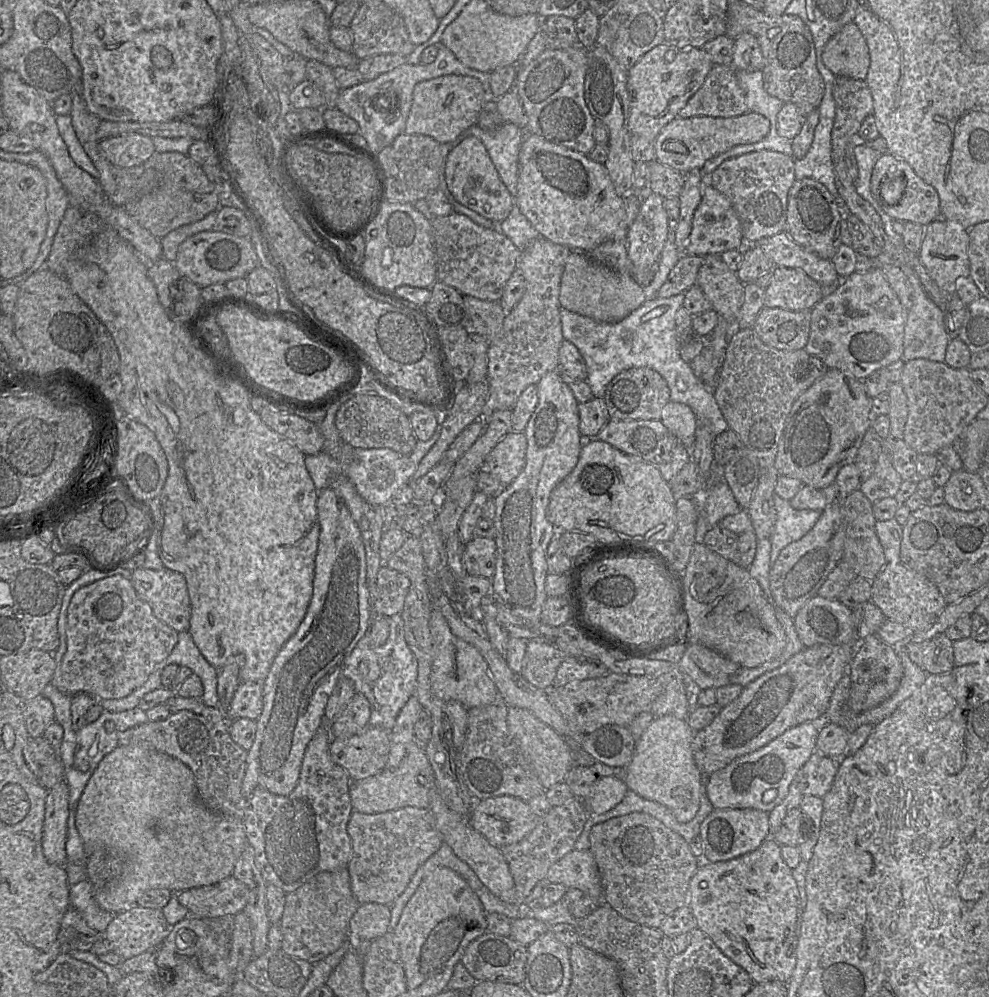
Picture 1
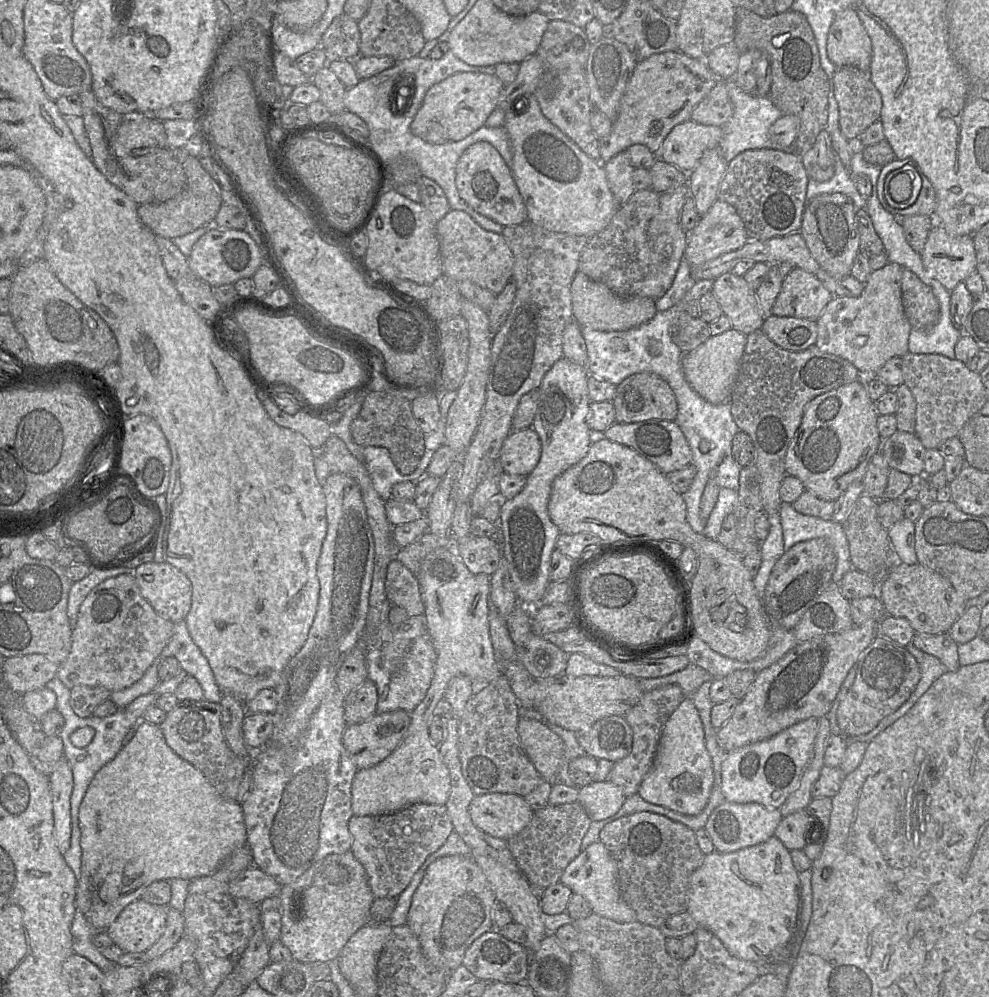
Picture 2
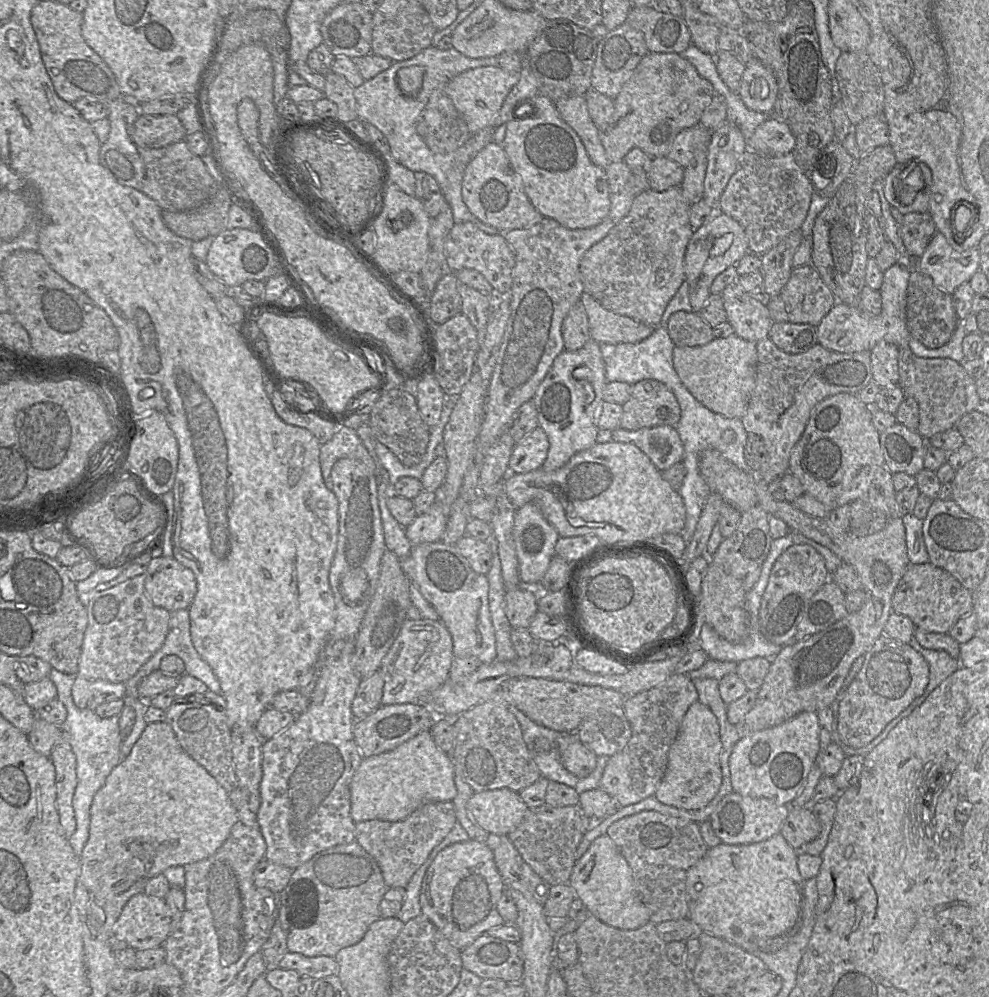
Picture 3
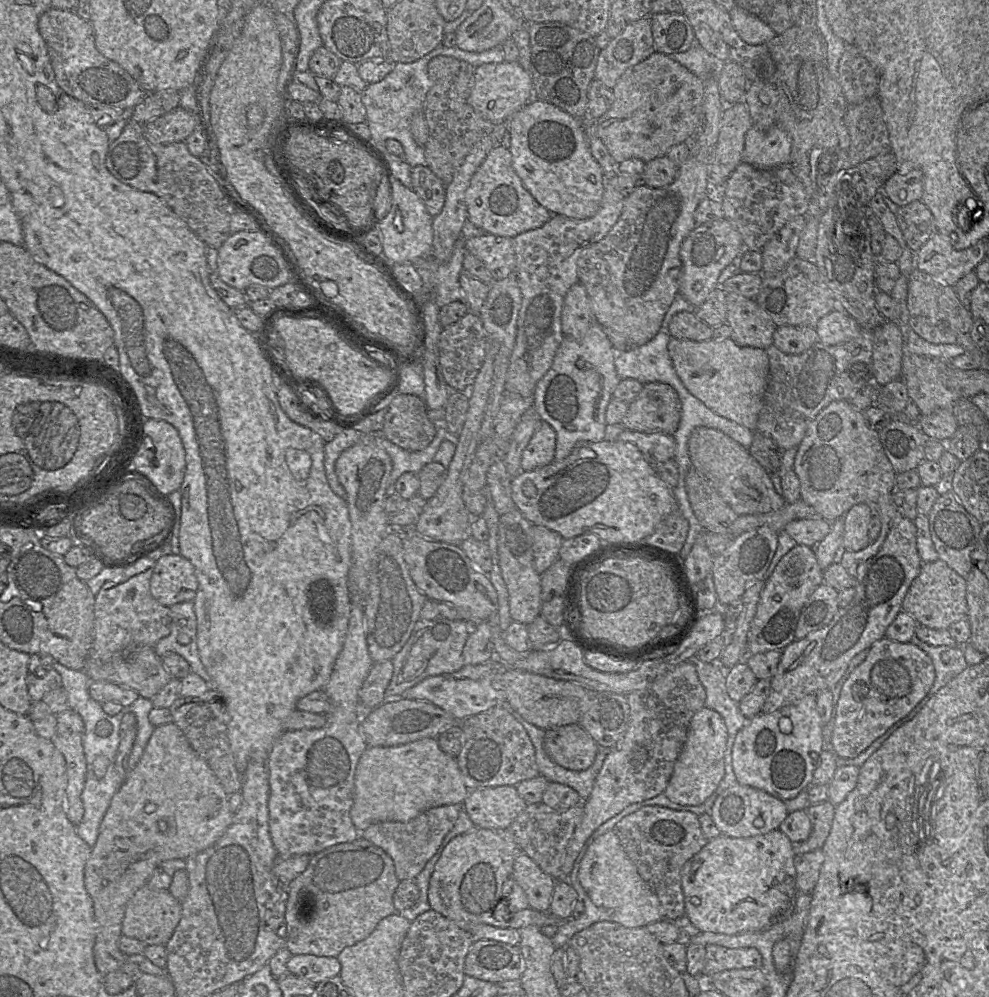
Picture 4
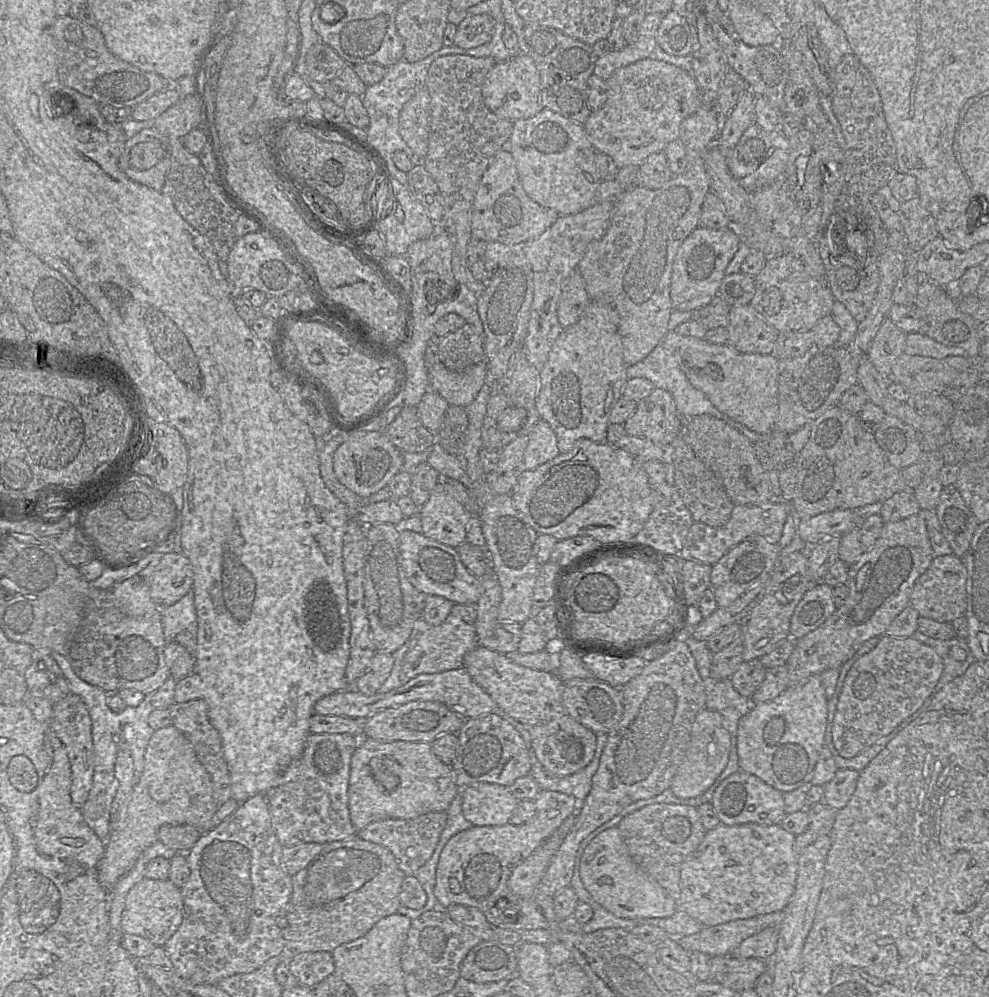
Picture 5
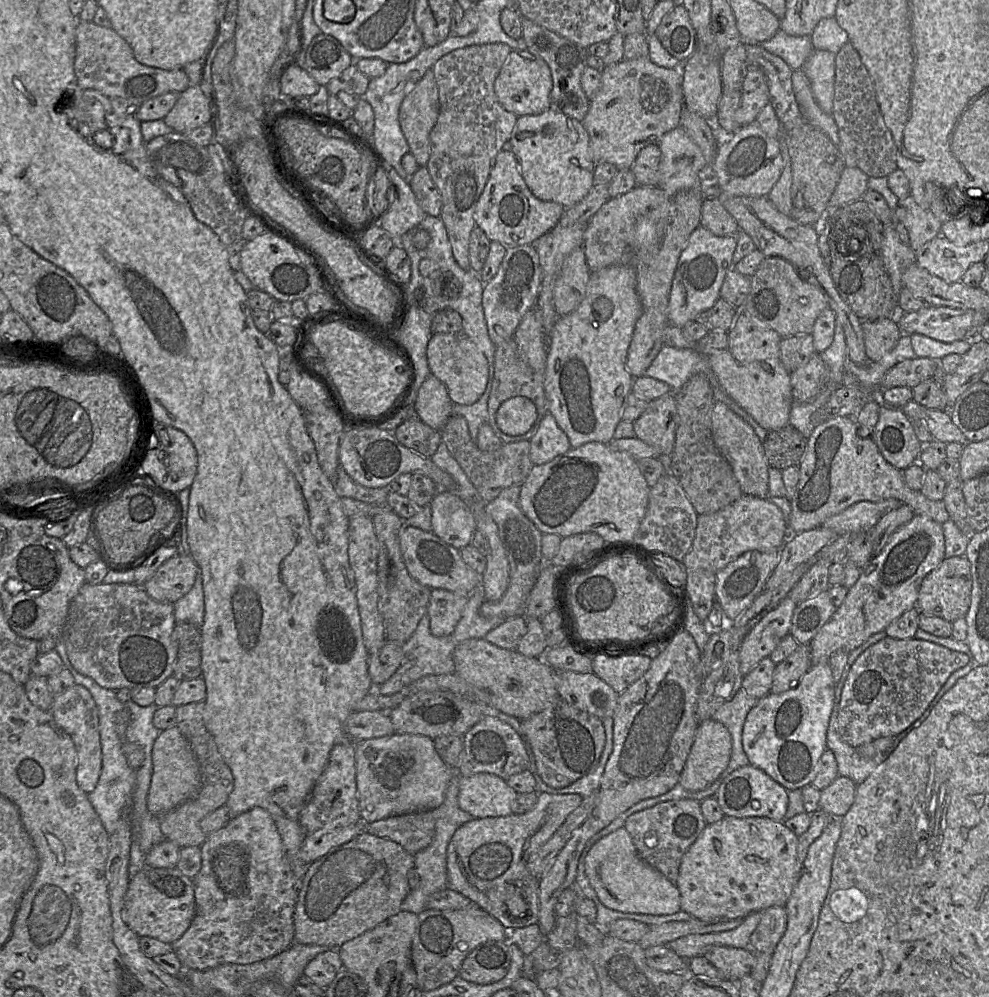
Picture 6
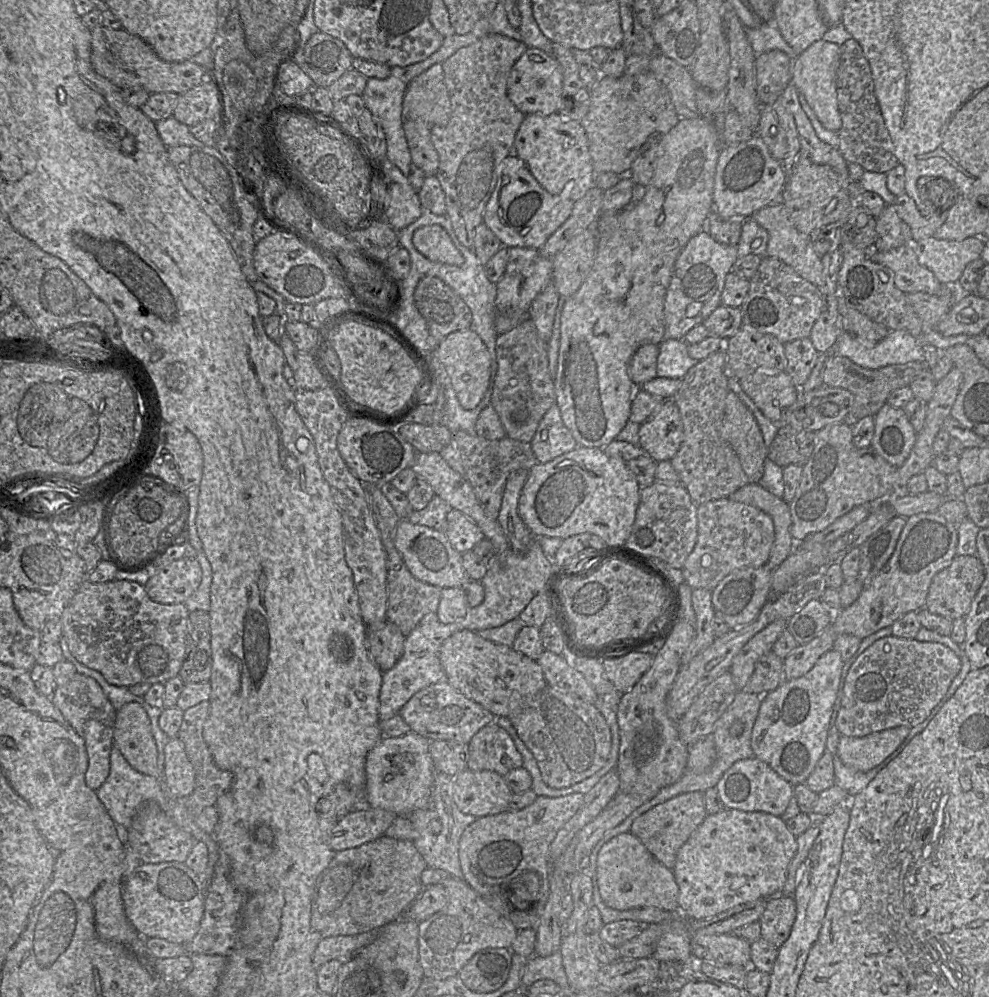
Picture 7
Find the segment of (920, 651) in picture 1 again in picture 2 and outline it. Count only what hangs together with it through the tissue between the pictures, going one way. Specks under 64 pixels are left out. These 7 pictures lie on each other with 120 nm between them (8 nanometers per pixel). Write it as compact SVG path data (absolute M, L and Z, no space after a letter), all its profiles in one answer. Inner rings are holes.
M949 633L937 635L915 634L912 644L919 650L935 656L947 668L947 671L956 671L960 668L958 644Z

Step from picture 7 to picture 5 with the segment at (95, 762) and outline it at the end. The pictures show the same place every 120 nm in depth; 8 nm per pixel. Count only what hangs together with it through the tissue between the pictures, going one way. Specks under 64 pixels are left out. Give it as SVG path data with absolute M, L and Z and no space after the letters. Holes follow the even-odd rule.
M69 693L63 700L53 704L50 725L68 754L71 768L71 800L77 807L82 807L91 789L94 774L91 718L83 700L78 695Z

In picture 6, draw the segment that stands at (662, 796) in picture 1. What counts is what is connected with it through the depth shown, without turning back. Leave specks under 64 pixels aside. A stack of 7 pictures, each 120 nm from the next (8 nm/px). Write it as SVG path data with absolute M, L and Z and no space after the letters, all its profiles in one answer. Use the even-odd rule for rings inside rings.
M712 718L700 722L679 784L692 792L708 788L727 768L731 753L728 729Z

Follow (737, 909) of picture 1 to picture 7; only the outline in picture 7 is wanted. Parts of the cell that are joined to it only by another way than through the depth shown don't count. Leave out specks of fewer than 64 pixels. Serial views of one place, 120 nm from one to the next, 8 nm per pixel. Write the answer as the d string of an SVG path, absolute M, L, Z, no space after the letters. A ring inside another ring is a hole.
M729 808L708 814L677 853L673 874L679 887L678 910L687 919L705 919L740 904L781 895L797 849L797 836L789 831L786 822L778 816Z

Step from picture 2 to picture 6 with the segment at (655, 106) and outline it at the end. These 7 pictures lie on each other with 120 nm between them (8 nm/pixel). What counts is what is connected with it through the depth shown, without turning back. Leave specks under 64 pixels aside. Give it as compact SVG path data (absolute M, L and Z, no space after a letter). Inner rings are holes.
M649 57L622 59L605 66L598 91L582 121L590 137L595 162L610 162L618 170L631 169L638 153L648 145L659 145L663 135L680 126L684 108L682 71L654 64Z

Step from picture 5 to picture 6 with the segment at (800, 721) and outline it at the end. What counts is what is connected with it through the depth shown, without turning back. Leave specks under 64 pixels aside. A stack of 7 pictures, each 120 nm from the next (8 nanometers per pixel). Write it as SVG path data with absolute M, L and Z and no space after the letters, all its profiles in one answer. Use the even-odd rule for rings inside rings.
M828 661L812 664L810 669L790 689L782 693L768 693L758 699L749 711L742 731L743 749L749 764L761 769L787 790L811 785L819 760L827 749L827 730L834 706L836 682Z

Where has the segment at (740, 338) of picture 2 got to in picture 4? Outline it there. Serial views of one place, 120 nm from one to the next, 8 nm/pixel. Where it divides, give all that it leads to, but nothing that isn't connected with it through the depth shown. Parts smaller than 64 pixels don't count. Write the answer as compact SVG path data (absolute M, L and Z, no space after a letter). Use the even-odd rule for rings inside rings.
M730 337L693 341L670 338L668 353L685 388L715 414L755 432L769 375L764 349L742 347Z

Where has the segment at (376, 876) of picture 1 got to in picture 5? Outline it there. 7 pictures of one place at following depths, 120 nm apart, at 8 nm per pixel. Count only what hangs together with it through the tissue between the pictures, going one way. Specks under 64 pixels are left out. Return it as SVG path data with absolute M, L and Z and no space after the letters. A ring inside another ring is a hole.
M429 812L412 819L383 819L370 823L356 832L356 835L366 841L378 844L390 850L399 868L412 875L432 856L446 825L446 812Z

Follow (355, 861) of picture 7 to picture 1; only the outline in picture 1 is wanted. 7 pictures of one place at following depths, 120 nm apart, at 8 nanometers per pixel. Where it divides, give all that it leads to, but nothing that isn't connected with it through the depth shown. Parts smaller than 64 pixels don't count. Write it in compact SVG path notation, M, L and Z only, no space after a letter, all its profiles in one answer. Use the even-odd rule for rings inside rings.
M348 868L316 874L295 891L285 895L279 922L281 949L310 963L324 959L349 938L349 922L358 907L359 903L351 891Z

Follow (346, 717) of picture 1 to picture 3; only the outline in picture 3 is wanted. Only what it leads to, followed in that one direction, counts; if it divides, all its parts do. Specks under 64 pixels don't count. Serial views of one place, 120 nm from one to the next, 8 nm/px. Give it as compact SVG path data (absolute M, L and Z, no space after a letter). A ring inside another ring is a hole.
M379 670L362 679L351 705L356 720L367 717L382 706L383 686L384 681Z

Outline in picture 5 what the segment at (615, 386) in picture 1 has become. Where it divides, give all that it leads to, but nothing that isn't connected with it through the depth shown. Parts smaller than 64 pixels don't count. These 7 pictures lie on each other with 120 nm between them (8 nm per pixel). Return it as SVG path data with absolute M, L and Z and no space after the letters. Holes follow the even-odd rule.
M655 387L647 397L637 402L637 408L624 423L624 428L628 435L667 446L680 434L683 423L672 395Z

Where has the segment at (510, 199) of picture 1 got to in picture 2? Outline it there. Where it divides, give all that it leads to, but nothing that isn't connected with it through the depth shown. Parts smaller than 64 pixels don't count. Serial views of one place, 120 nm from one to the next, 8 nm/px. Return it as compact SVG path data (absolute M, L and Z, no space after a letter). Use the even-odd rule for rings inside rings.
M489 142L469 146L459 158L455 183L460 197L481 215L502 226L517 226L528 221L527 209L509 167L498 150Z

